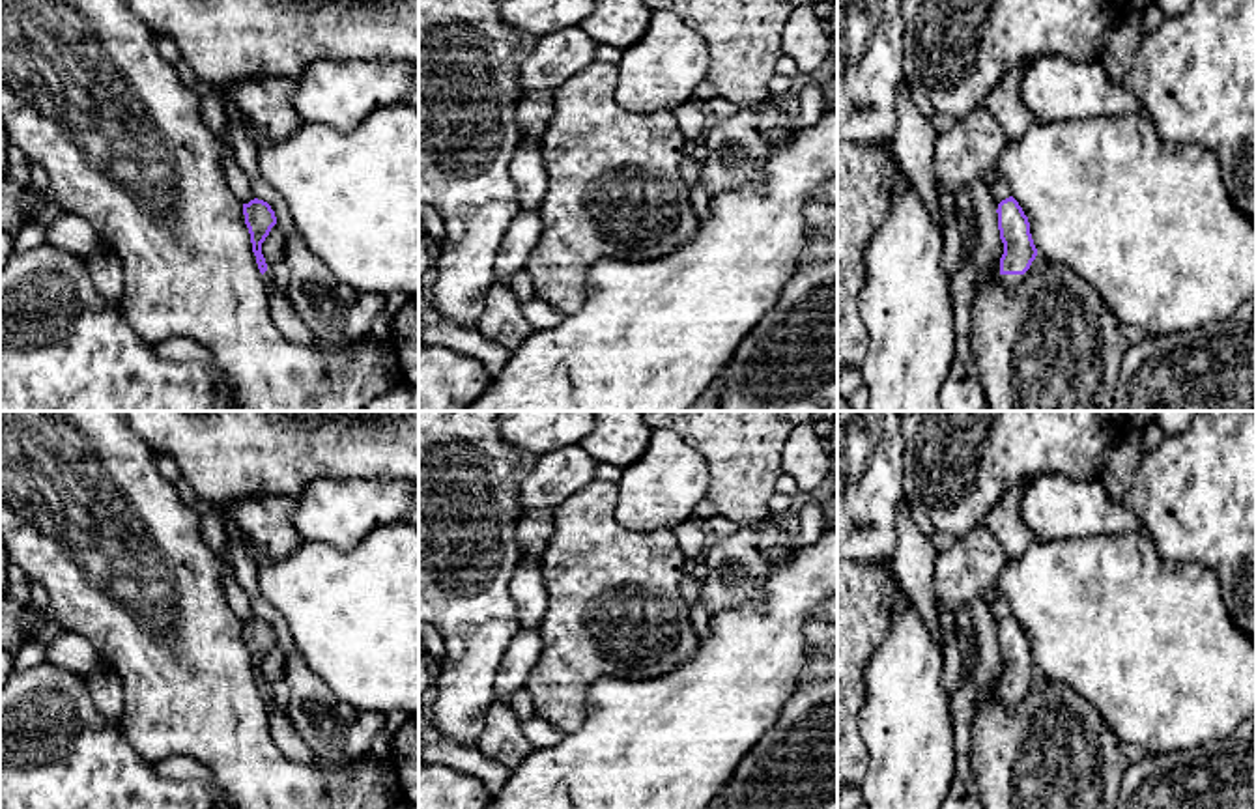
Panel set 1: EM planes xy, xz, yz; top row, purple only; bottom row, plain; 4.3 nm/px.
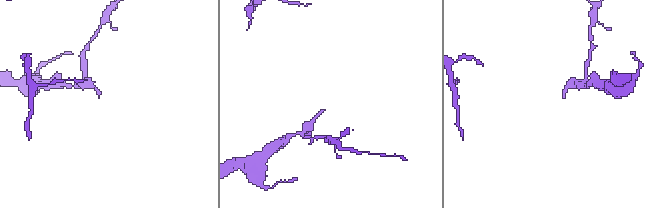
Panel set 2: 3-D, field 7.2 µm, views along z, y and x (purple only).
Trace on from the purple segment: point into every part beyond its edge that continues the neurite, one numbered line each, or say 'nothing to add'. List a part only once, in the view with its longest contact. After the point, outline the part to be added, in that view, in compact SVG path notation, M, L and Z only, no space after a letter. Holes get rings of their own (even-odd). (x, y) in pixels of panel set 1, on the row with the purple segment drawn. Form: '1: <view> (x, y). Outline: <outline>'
1: yz (1012, 283). Outline: M1000 275L1000 277L1009 293L1017 291L1024 280L1024 275Z

